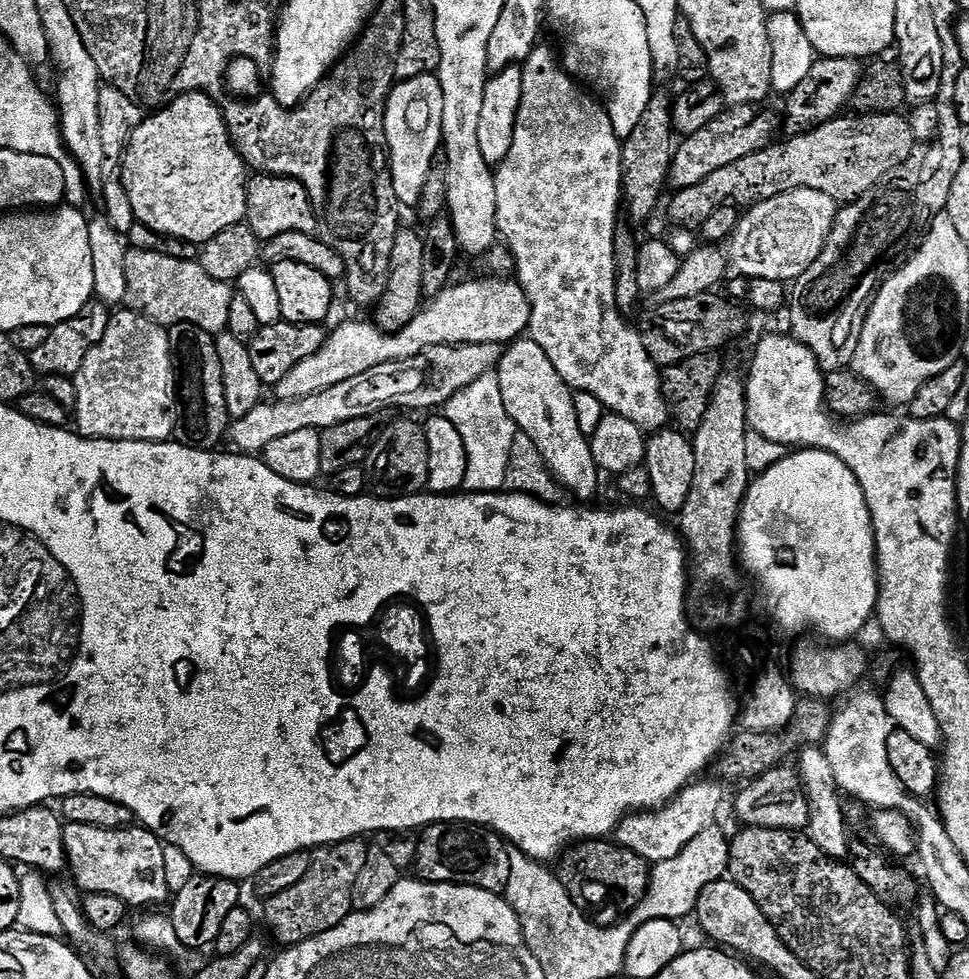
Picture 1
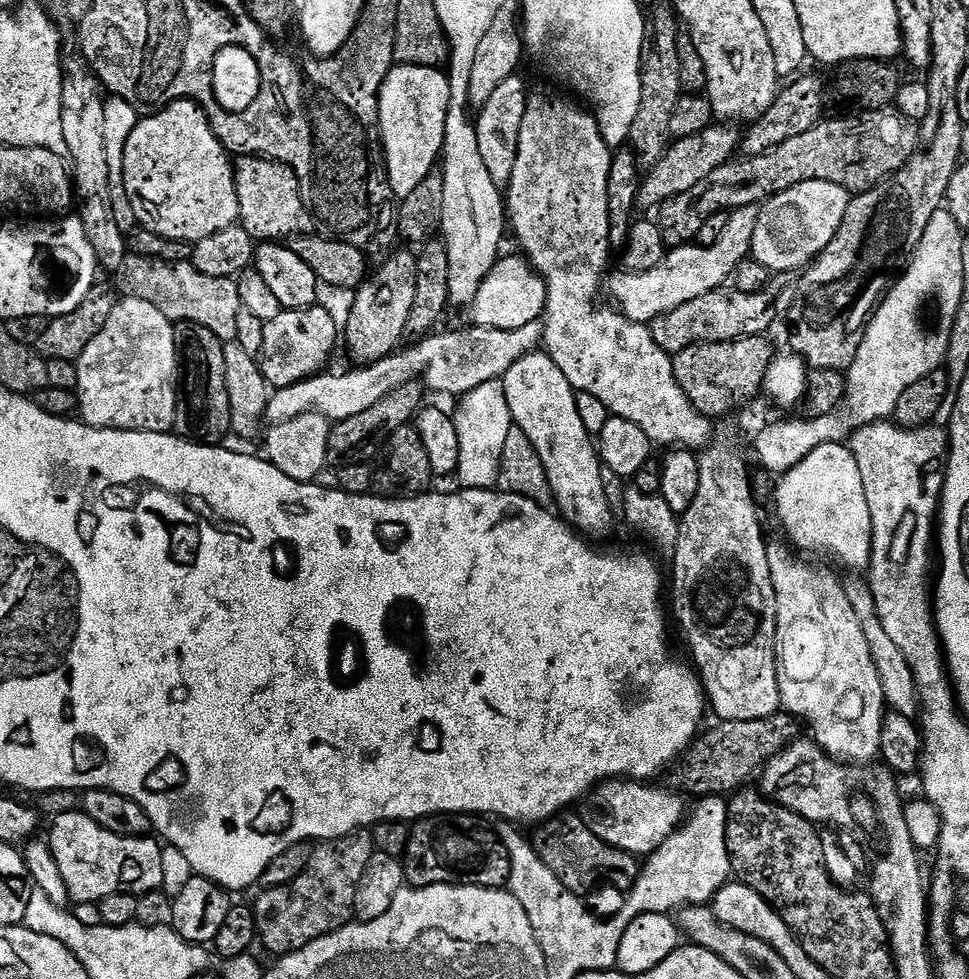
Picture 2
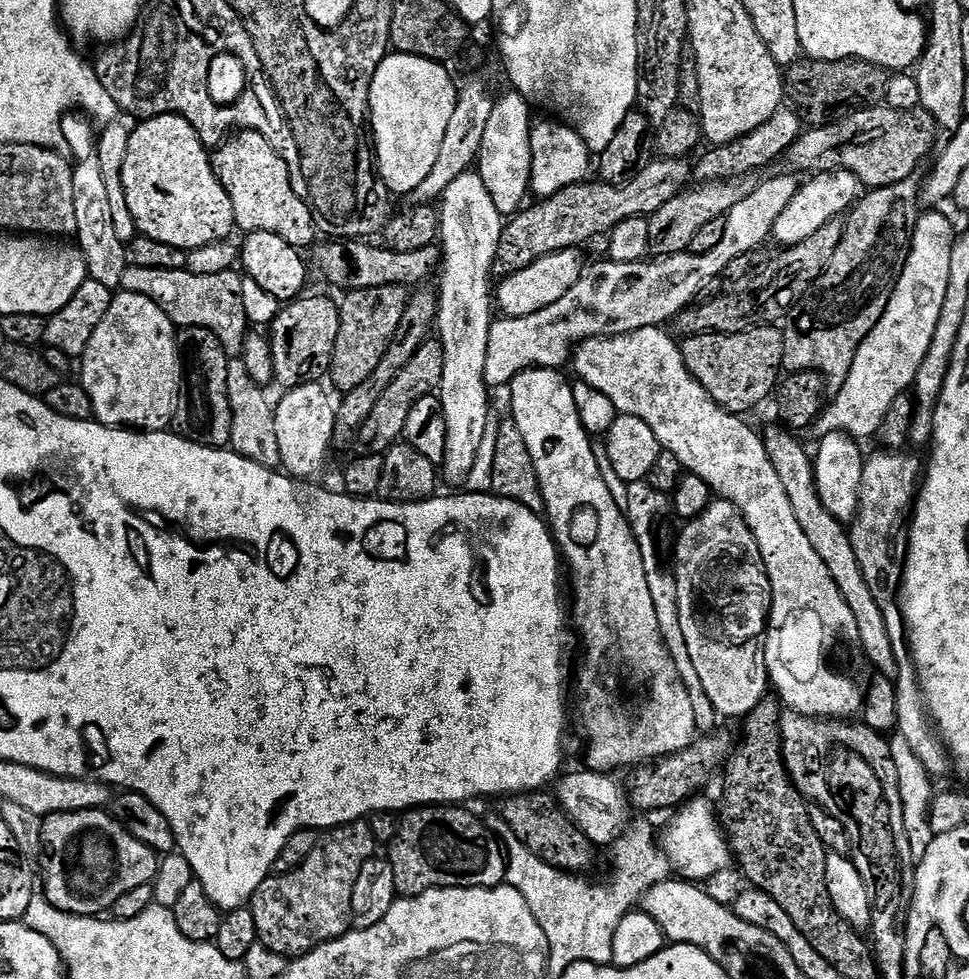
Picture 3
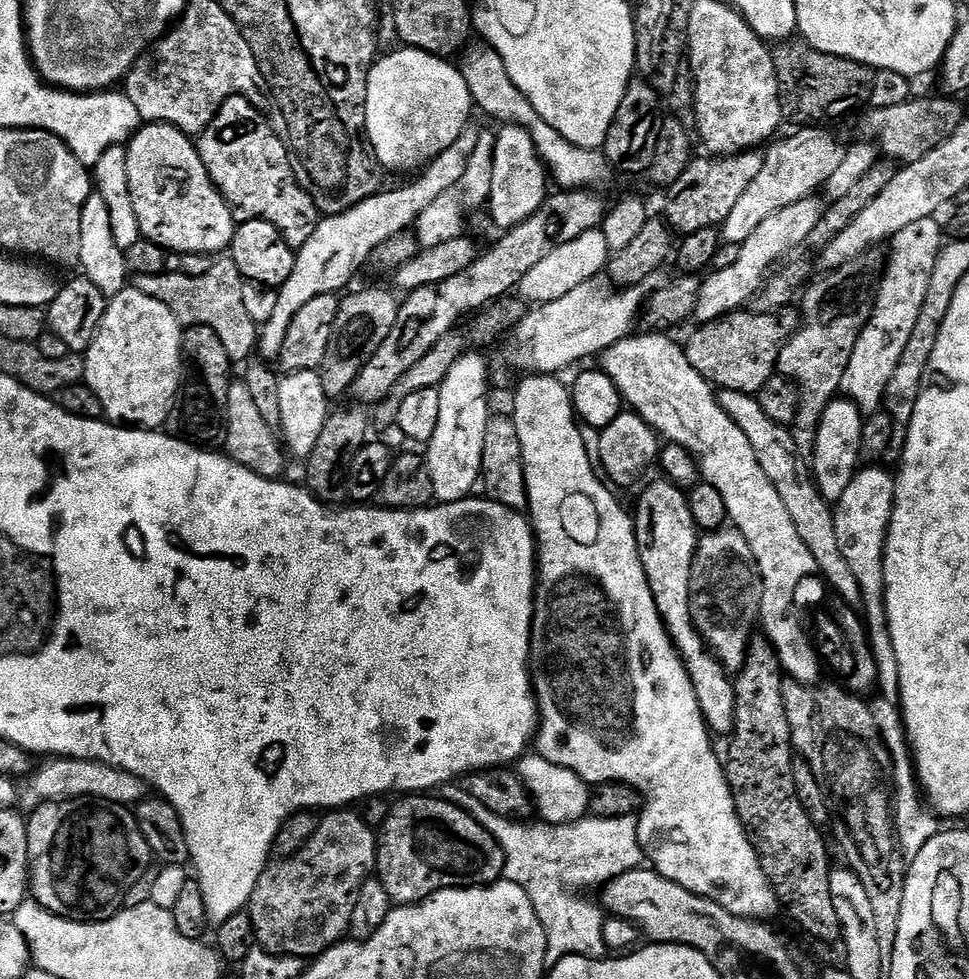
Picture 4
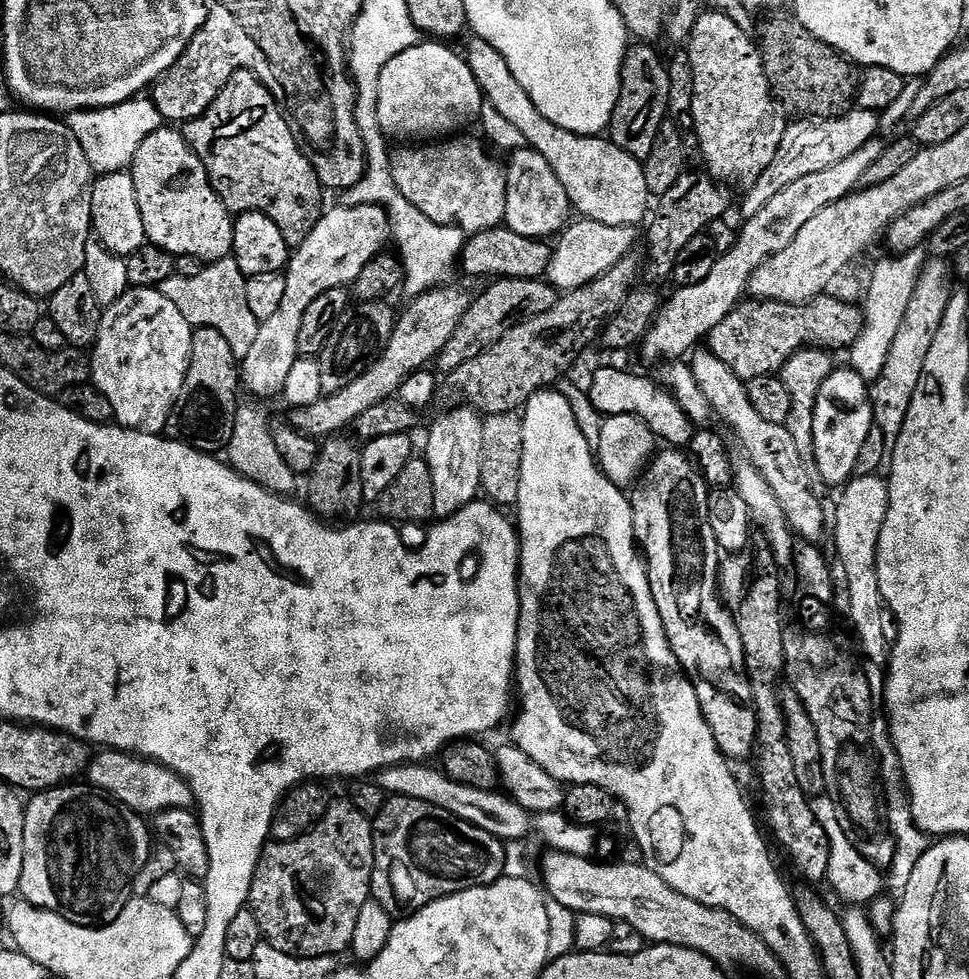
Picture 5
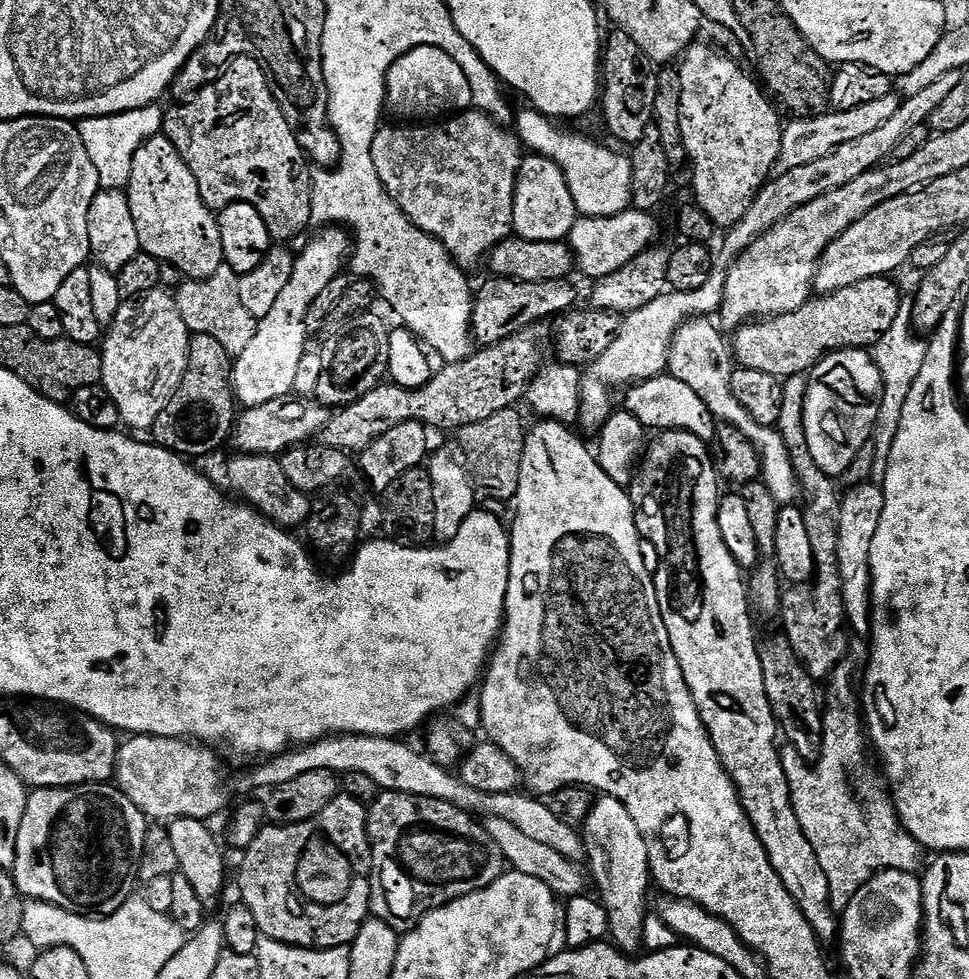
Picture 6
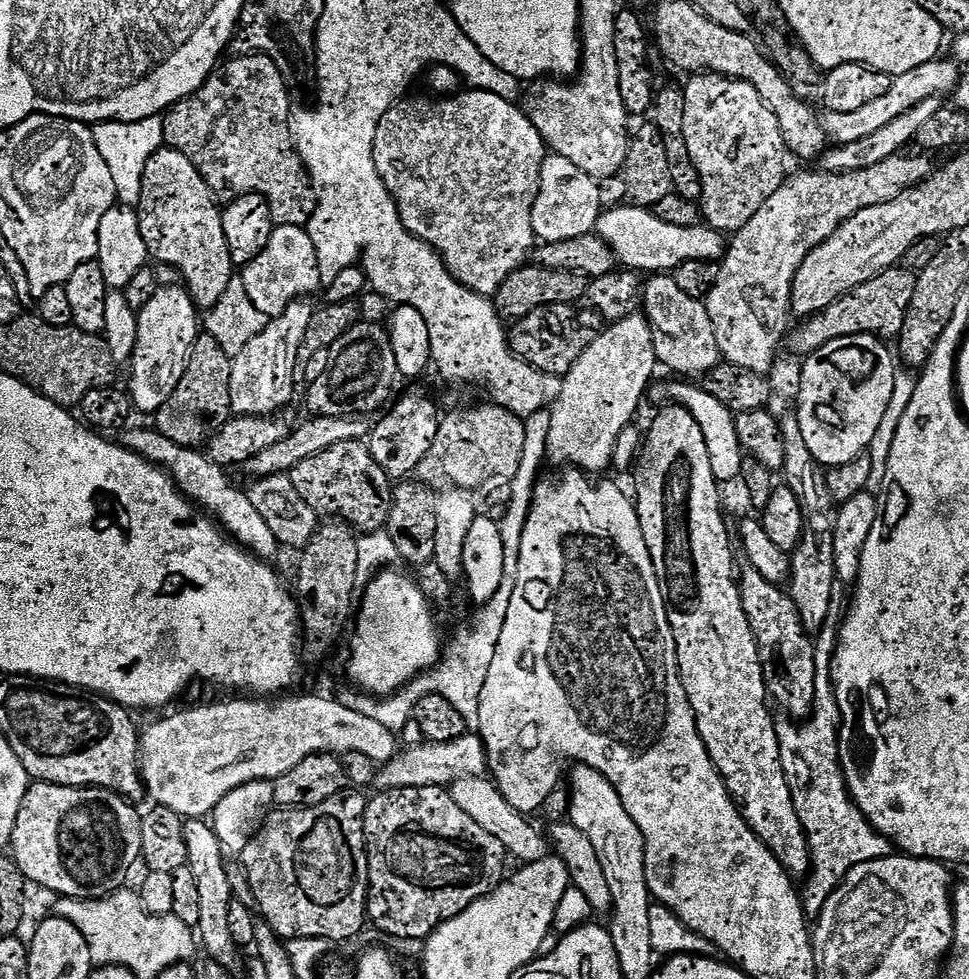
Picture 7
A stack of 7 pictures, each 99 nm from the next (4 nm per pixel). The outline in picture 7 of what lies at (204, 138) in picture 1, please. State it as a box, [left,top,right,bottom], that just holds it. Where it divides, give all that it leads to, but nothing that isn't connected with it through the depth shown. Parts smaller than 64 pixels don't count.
[139,146,234,310]

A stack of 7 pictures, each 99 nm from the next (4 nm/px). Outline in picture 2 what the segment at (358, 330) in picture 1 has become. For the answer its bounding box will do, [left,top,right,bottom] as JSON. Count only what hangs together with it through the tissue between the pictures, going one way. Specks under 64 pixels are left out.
[468,255,548,330]

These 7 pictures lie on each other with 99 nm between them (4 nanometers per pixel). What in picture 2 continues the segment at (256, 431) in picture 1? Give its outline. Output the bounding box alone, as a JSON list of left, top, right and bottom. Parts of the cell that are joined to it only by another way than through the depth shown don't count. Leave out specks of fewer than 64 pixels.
[265,320,544,426]

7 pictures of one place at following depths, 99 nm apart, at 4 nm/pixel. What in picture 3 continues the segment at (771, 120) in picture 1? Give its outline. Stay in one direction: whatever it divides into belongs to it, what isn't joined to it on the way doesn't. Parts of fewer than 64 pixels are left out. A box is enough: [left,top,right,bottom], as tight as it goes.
[492,157,694,278]

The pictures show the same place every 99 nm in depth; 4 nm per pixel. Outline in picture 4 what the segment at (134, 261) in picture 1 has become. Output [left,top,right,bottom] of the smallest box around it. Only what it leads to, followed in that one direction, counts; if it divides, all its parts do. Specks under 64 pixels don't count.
[132,258,259,364]

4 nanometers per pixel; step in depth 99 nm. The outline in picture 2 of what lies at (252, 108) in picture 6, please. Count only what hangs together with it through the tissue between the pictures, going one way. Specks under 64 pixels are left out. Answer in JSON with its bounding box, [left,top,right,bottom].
[234,156,318,242]

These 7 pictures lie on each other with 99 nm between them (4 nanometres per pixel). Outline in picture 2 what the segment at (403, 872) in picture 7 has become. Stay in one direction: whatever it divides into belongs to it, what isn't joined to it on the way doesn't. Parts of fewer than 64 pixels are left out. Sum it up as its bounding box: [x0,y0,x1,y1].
[402,816,510,889]

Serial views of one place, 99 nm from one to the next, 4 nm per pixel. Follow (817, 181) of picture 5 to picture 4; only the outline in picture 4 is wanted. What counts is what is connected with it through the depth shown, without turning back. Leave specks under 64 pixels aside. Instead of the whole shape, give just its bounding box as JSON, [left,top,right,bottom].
[695,198,825,325]

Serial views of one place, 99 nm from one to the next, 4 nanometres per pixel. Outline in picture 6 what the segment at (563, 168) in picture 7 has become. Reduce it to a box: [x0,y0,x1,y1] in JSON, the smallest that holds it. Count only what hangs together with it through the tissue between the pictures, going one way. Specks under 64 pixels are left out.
[513,155,579,241]

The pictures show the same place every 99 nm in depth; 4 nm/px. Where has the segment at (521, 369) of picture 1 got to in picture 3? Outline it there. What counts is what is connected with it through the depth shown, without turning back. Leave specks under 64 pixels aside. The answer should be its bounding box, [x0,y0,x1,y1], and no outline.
[510,368,698,773]

